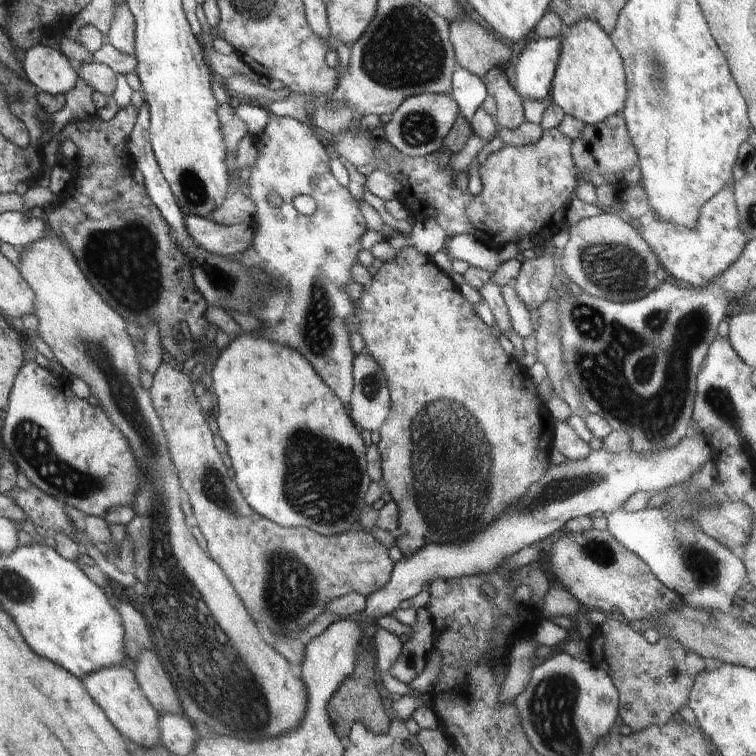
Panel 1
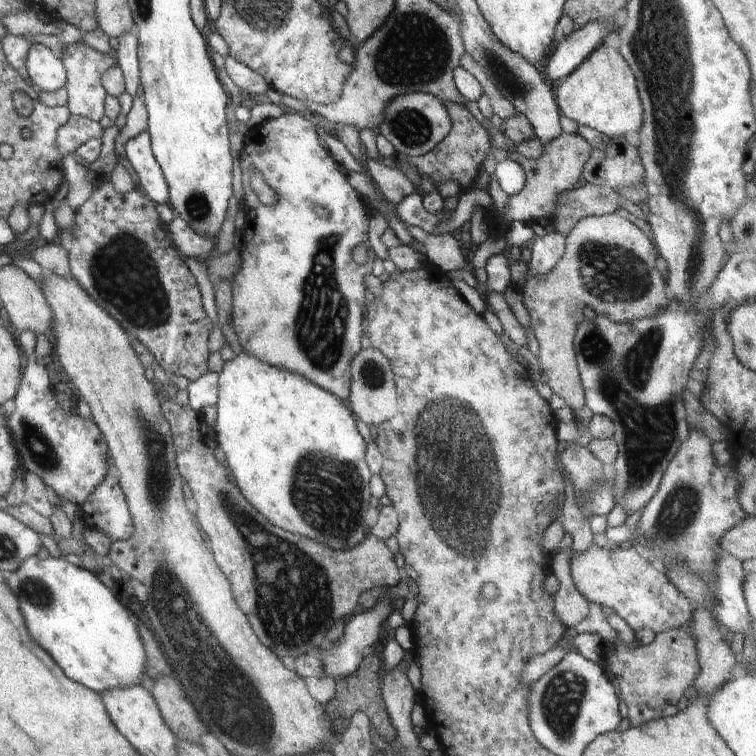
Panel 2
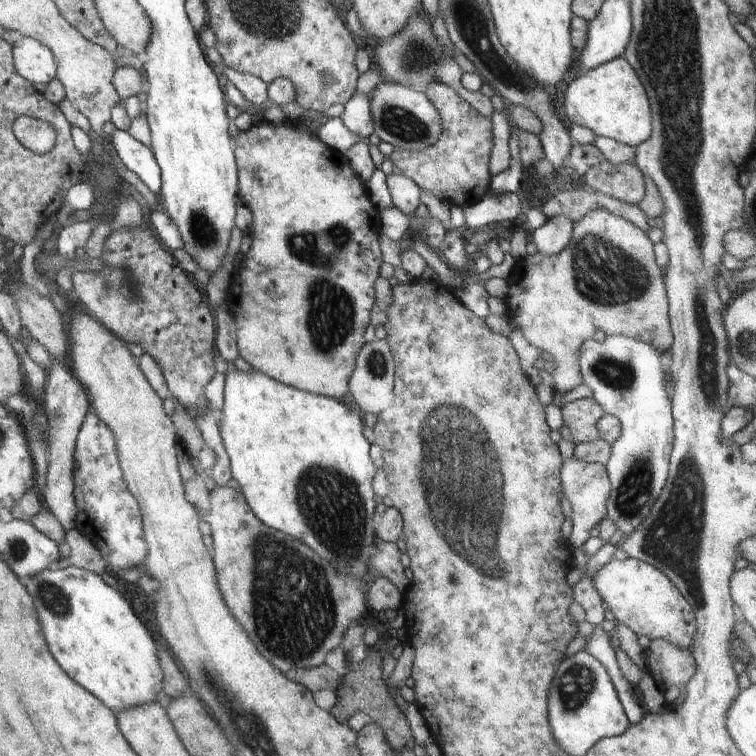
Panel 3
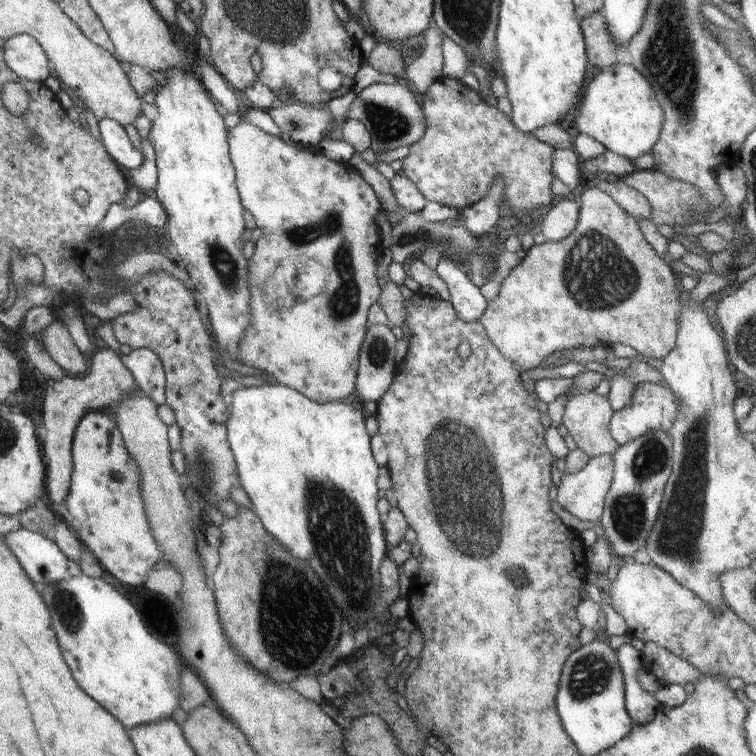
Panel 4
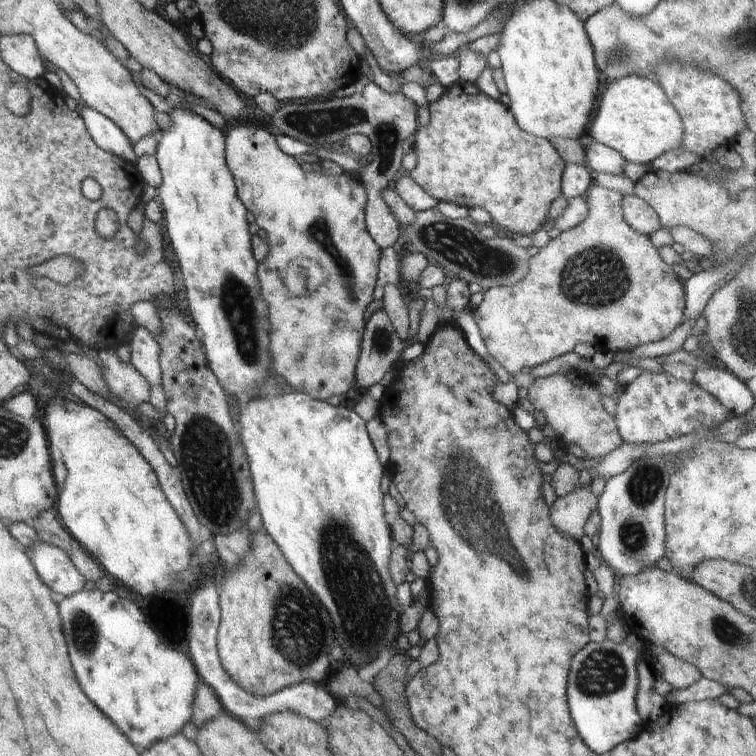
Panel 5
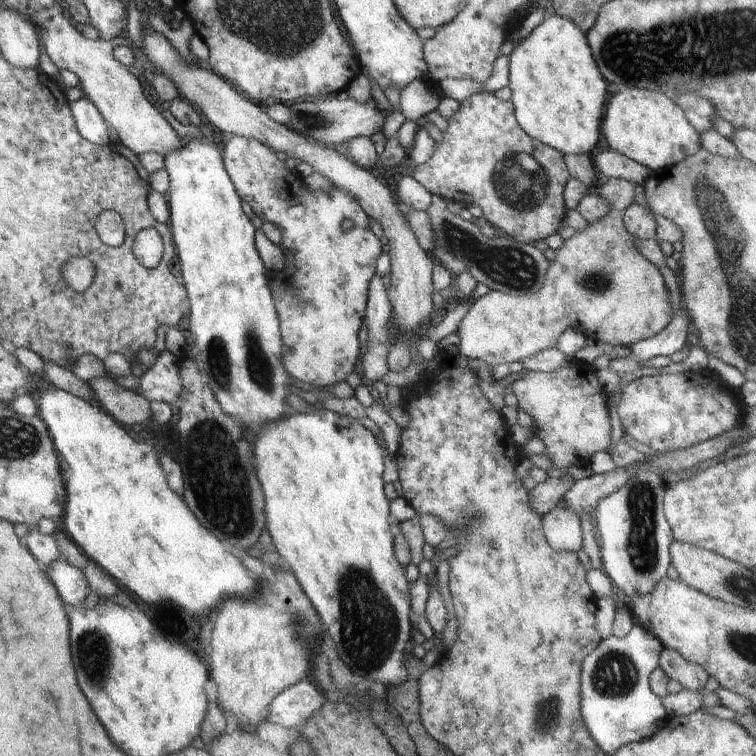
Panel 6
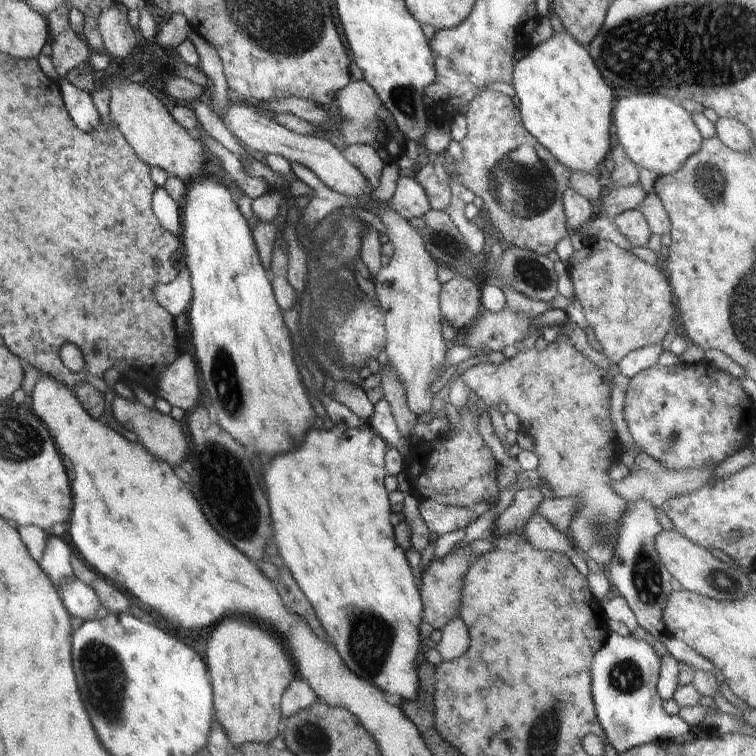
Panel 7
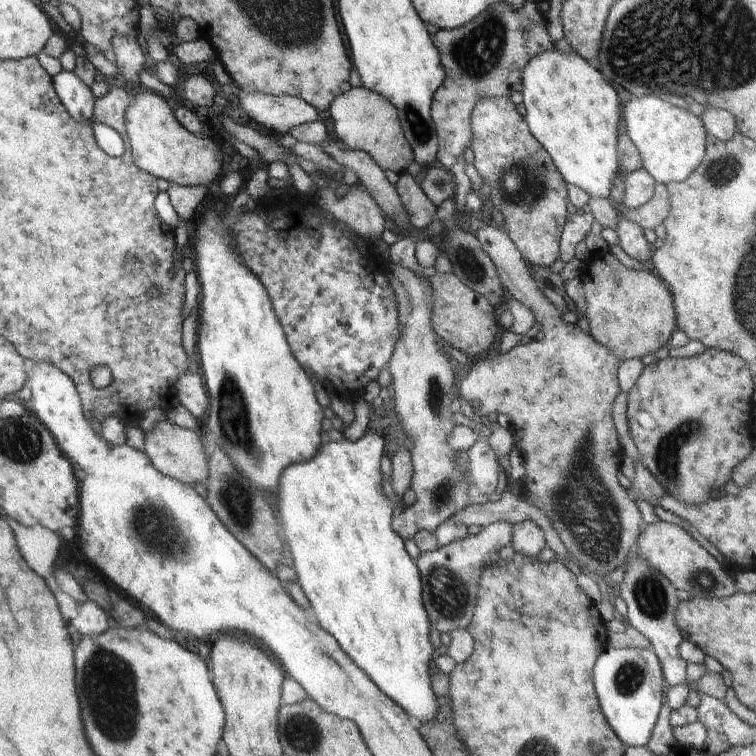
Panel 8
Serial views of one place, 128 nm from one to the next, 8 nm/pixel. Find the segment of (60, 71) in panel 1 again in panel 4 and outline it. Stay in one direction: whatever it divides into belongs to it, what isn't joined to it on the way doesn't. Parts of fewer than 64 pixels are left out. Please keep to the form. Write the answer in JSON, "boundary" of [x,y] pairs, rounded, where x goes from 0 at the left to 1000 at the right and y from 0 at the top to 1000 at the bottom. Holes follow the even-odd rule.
{"boundary":[[[26,45],[5,57],[5,82],[21,101],[37,108],[58,110],[66,101],[62,69],[45,49]]]}

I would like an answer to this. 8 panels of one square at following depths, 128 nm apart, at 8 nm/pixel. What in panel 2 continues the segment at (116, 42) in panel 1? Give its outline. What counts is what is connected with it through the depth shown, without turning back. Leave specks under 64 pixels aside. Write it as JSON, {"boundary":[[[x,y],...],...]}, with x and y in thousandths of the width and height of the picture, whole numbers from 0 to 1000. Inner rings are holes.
{"boundary":[[[180,33],[169,42],[156,48],[153,69],[156,69],[156,90],[161,93],[165,106],[165,120],[177,130],[180,119],[185,114],[183,56]]]}

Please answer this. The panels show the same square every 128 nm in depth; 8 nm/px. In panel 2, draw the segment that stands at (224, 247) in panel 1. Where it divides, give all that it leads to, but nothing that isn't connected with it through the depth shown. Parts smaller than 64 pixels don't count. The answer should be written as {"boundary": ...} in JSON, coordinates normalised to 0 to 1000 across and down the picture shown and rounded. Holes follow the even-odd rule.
{"boundary":[[[231,284],[230,290],[224,295],[216,296],[220,307],[225,311],[225,317],[230,323],[230,328],[235,336],[247,341],[255,339],[257,341],[278,343],[278,336],[283,336],[286,331],[286,319],[272,312],[259,310],[241,288]]]}

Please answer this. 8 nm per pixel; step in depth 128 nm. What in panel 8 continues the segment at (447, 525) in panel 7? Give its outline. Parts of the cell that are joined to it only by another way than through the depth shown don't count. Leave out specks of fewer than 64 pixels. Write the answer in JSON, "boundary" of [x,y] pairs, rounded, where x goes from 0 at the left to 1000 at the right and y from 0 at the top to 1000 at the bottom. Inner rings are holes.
{"boundary":[[[667,649],[659,659],[648,660],[646,665],[624,665],[622,669],[611,672],[606,677],[606,683],[598,683],[595,689],[608,690],[618,697],[624,693],[639,697],[656,693],[656,690],[672,690],[679,694],[690,689],[706,689],[720,702],[724,722],[733,728],[737,741],[746,746],[749,741],[755,741],[753,730],[743,720],[743,714],[738,712],[725,683],[714,672],[698,667],[696,660],[688,661],[672,649]]]}

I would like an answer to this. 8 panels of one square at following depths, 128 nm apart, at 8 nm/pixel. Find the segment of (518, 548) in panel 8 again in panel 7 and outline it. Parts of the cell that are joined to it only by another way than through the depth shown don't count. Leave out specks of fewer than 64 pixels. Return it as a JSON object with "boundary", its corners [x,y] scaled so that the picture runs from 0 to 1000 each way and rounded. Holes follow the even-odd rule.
{"boundary":[[[710,679],[694,697],[693,708],[704,722],[717,729],[731,729],[747,735],[761,725],[754,708],[739,704],[721,684]]]}

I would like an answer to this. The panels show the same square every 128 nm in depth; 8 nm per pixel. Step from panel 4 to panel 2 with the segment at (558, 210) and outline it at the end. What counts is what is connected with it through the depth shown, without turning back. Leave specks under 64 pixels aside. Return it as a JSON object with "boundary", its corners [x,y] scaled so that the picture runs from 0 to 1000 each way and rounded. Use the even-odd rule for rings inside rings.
{"boundary":[[[731,306],[720,312],[708,312],[700,321],[704,331],[702,344],[697,348],[697,354],[706,366],[722,365],[725,357],[743,341],[749,325],[749,312],[741,307]]]}

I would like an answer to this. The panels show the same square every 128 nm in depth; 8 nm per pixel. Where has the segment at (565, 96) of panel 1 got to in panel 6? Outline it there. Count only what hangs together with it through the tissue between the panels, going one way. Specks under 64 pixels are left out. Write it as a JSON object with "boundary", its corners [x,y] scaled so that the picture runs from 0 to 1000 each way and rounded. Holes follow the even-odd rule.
{"boundary":[[[853,116],[815,122],[804,135],[795,172],[807,197],[851,217],[862,228],[892,220],[927,196],[926,179],[888,126]]]}

